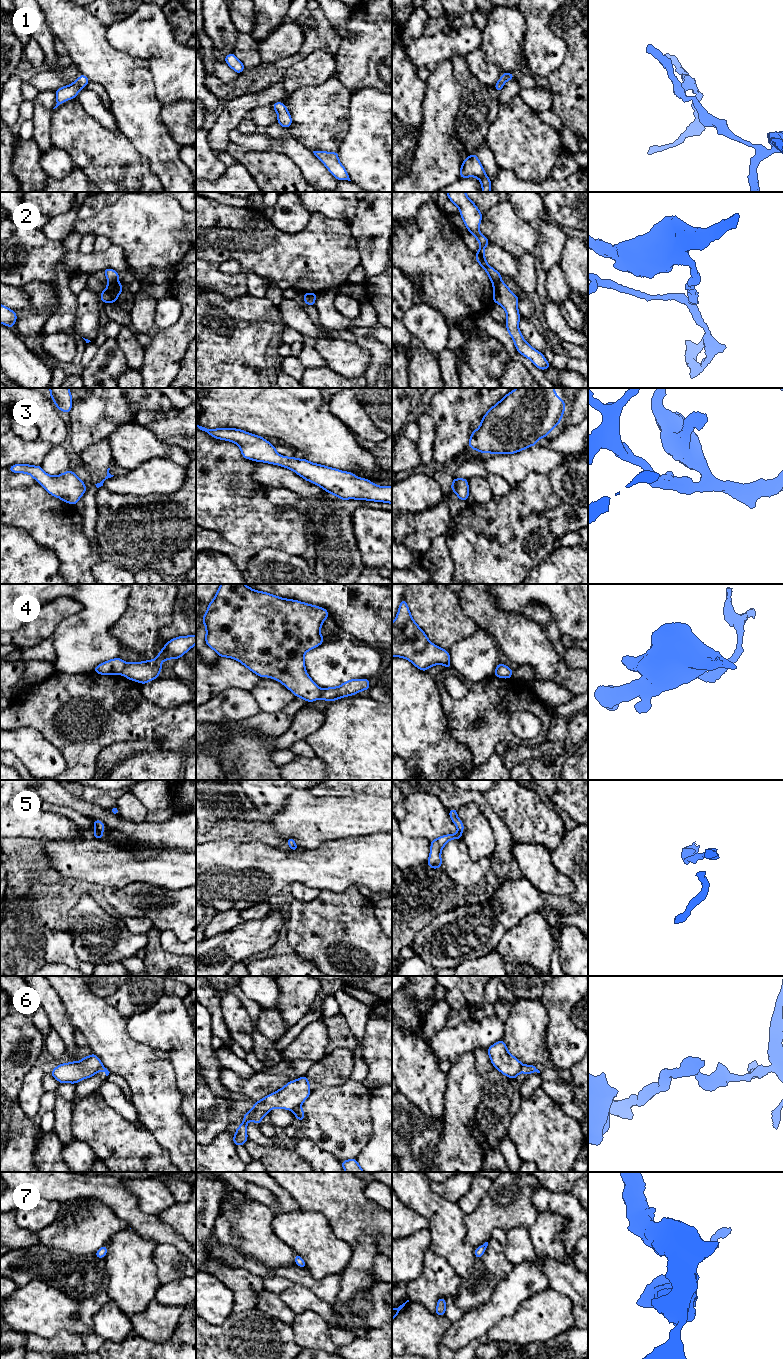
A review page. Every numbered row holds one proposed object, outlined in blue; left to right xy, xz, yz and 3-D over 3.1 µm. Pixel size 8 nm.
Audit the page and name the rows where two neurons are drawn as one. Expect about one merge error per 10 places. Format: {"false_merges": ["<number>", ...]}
{"false_merges": ["2", "6"]}

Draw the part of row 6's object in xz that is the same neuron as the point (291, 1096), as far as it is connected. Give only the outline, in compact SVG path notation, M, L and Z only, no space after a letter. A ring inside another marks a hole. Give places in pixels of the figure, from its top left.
M306 1076L288 1082L284 1087L257 1101L250 1111L244 1114L244 1120L232 1137L235 1146L245 1145L247 1137L247 1122L261 1124L262 1118L274 1108L294 1111L308 1098L311 1090Z

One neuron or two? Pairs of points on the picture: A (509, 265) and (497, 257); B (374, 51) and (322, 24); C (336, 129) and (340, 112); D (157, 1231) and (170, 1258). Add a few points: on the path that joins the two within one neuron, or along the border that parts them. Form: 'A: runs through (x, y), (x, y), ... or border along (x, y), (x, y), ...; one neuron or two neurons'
A: runs through (506, 264), (500, 259); one neuron
B: border along (342, 39), (334, 55); two neurons
C: runs through (336, 125), (336, 116); one neuron
D: border along (157, 1243), (171, 1243), (183, 1255); two neurons

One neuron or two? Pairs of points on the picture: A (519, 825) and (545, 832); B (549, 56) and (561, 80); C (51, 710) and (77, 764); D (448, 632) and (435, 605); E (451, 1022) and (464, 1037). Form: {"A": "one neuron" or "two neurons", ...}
{"A": "one neuron", "B": "two neurons", "C": "one neuron", "D": "one neuron", "E": "two neurons"}

